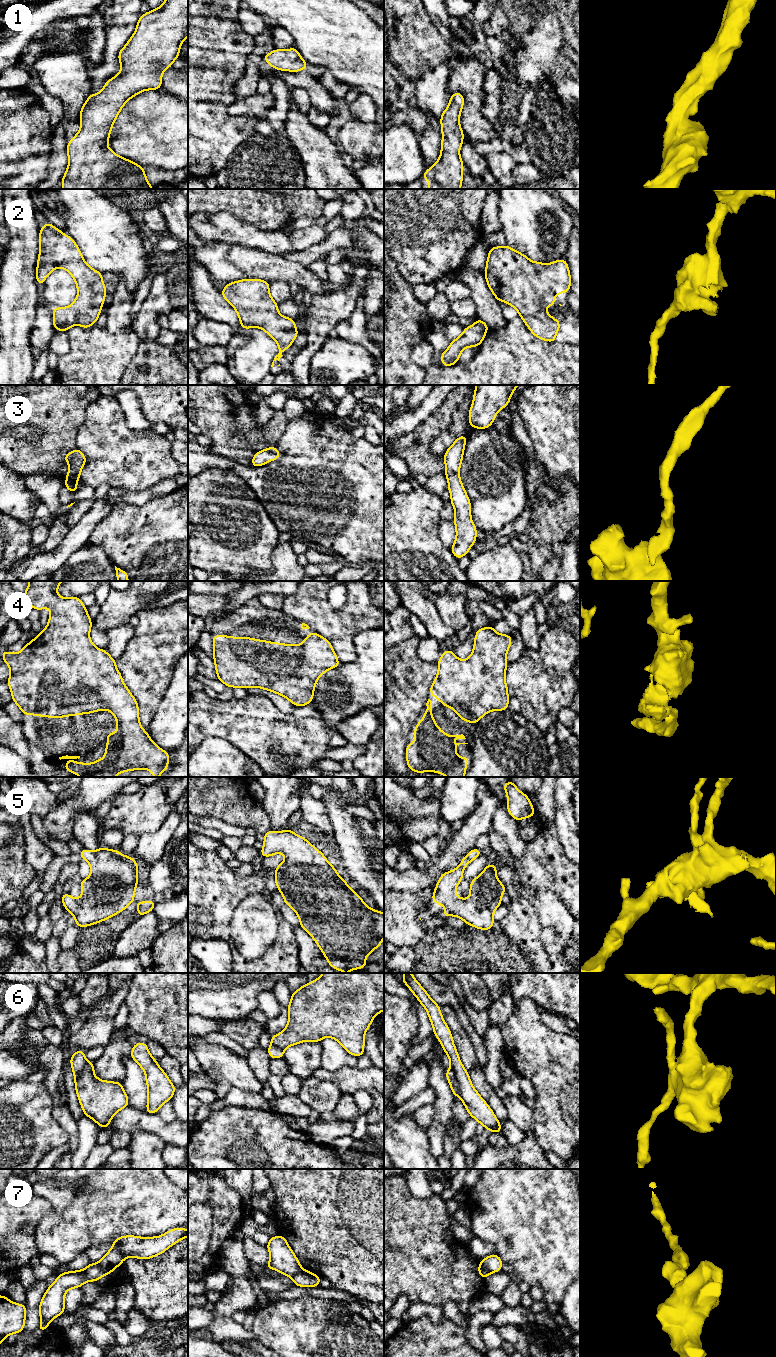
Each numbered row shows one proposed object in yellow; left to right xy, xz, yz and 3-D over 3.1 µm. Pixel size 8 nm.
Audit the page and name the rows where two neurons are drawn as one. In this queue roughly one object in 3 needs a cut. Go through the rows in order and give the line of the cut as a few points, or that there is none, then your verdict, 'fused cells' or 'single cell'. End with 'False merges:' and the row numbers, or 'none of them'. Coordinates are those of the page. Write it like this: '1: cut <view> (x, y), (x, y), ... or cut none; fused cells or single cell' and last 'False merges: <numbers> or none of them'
1: cut none; single cell
2: cut none; single cell
3: cut none; single cell
4: cut none; single cell
5: cut none; single cell
6: cut yz (451, 1066), (459, 1086), (459, 1096), (461, 1098); fused cells
7: cut xy (97, 1263), (108, 1273); fused cells
False merges: 6, 7

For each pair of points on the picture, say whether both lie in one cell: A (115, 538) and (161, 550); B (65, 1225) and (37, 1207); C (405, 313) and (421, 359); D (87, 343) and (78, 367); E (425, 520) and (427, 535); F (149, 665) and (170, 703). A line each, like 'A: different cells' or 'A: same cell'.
A: same cell
B: different cells
C: different cells
D: same cell
E: same cell
F: different cells

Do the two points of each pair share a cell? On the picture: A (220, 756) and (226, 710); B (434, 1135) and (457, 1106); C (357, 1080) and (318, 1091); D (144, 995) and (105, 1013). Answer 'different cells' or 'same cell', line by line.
A: different cells
B: different cells
C: different cells
D: different cells

